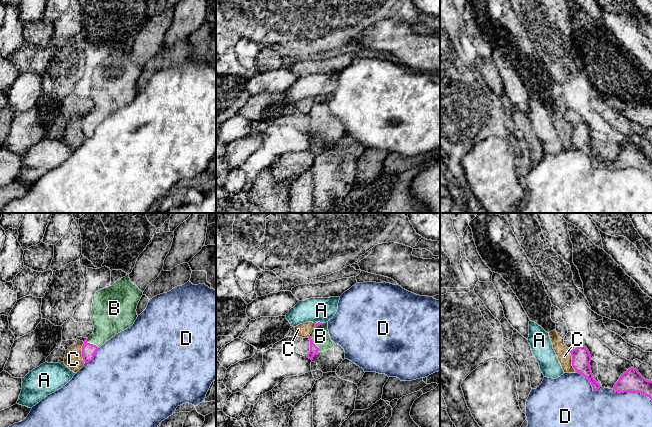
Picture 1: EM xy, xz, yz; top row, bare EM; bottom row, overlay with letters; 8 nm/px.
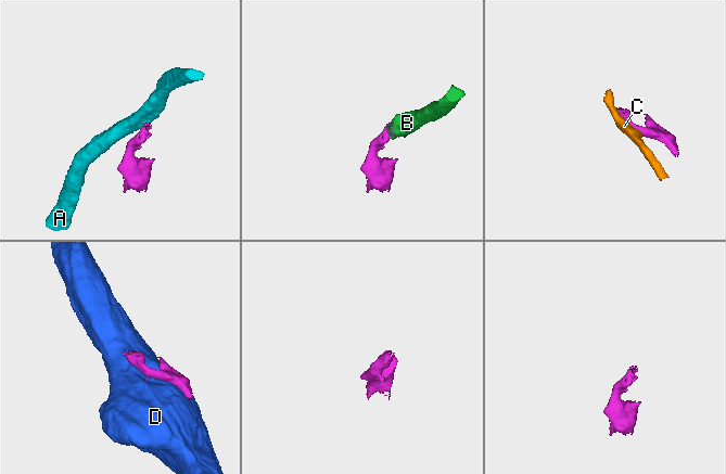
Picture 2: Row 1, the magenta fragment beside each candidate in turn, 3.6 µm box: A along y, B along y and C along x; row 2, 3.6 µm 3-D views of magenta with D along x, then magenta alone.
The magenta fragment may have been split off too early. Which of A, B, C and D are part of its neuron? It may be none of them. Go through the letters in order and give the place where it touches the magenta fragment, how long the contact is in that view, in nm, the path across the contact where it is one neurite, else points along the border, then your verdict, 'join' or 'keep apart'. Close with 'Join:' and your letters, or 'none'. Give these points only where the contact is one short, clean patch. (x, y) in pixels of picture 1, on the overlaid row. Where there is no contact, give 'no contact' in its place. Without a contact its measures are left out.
A: contact xz (319, 322); length 50 nm; border xz (322, 322), (317, 323); keep apart
B: contact xy (92, 344); length 130 nm; way xy (88, 350), (92, 344), (104, 330), (109, 318); join
C: contact yz (572, 361); length 200 nm; keep apart
D: contact yz (632, 391); length 340 nm; keep apart
Join: B

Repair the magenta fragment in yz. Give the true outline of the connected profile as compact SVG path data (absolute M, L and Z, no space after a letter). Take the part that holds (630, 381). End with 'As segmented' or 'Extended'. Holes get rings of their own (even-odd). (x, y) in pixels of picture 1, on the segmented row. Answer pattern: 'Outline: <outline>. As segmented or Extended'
Outline: M634 367L621 374L613 390L619 393L641 393L652 400L652 381L646 380Z. As segmented

